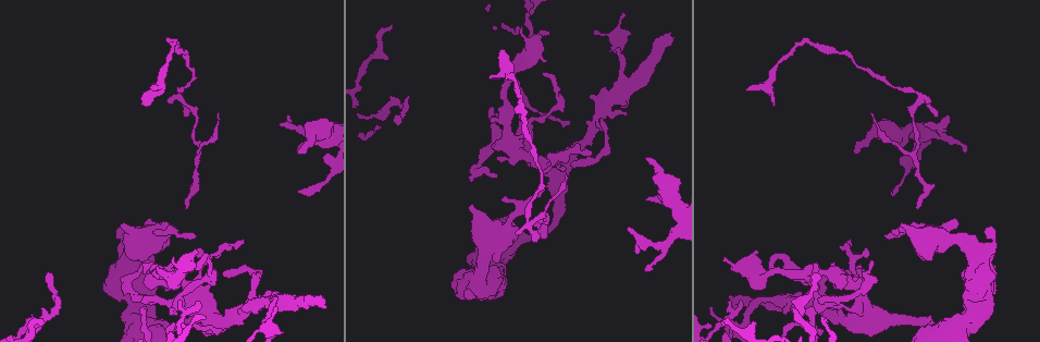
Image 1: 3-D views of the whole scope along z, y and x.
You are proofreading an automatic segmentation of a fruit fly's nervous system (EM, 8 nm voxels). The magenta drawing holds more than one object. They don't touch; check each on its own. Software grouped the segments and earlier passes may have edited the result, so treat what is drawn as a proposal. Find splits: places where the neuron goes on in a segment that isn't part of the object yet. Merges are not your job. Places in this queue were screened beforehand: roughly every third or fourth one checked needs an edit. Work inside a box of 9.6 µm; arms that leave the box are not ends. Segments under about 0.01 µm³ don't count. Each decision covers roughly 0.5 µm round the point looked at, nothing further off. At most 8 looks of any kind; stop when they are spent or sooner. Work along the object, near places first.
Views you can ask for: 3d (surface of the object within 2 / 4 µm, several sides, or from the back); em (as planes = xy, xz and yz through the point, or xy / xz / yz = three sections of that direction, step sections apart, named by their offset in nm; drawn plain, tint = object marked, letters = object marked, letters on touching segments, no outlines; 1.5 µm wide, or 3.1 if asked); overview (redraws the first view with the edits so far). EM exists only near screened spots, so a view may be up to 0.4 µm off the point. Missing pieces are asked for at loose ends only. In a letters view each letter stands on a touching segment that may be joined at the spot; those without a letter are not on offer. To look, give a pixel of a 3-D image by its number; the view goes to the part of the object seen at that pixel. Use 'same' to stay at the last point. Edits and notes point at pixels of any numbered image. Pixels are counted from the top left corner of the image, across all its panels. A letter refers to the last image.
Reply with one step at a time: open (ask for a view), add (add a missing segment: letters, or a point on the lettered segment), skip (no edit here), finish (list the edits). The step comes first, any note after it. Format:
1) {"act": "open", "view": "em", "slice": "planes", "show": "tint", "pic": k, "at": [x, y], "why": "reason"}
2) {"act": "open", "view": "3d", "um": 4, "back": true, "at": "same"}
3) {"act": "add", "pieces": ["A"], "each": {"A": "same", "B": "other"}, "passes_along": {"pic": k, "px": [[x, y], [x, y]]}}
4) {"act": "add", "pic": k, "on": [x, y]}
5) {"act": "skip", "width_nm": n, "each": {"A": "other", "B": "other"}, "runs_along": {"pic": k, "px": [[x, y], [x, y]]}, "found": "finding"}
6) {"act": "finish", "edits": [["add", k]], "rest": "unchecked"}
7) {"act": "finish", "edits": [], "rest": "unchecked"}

{"act": "open", "view": "em", "slice": "xz", "step": 8, "show": "letters", "pic": 1, "at": [755, 323], "why": "free end"}

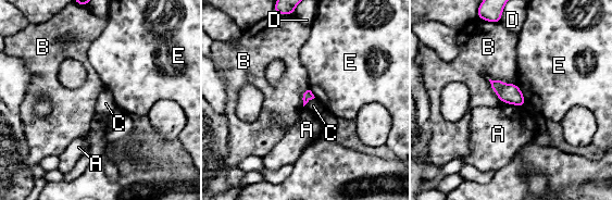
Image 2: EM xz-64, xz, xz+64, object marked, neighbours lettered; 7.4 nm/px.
{"act": "open", "view": "em", "slice": "planes", "show": "letters", "at": "same"}

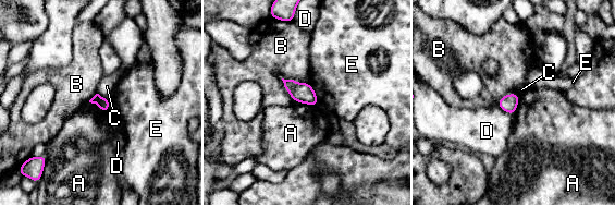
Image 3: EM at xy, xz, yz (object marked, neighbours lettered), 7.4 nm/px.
{"act": "skip", "each": {"A": "other", "B": "other", "C": "other", "D": "other", "E": "other"}, "border": {"pic": 3, "px": [[295, 101], [318, 106]]}, "found": "none of them fits"}

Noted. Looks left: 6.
{"act": "open", "view": "em", "slice": "planes", "show": "letters", "pic": 1, "at": [739, 302], "why": "thin end"}

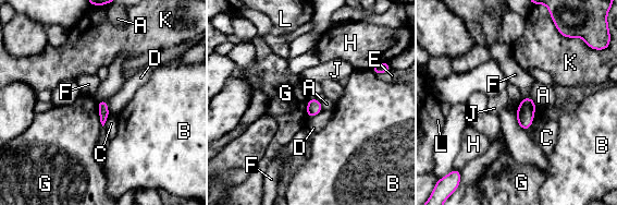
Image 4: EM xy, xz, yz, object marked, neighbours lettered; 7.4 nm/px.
{"act": "skip", "each": {"A": "other", "B": "other", "C": "other", "D": "other", "E": "other", "F": "other", "G": "other", "H": "other", "J": "other", "K": "other", "L": "other"}, "found": "no lettered segment goes on from it"}

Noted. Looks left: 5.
{"act": "open", "view": "3d", "um": 4, "pic": 1, "at": [855, 154], "why": "an open end"}

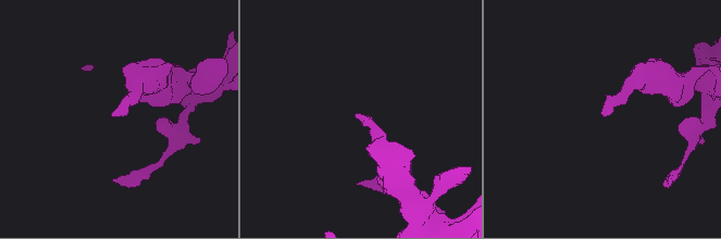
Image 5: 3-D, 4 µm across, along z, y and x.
{"act": "open", "view": "em", "slice": "yz", "step": 8, "show": "tint", "pic": 5, "at": [111, 115]}

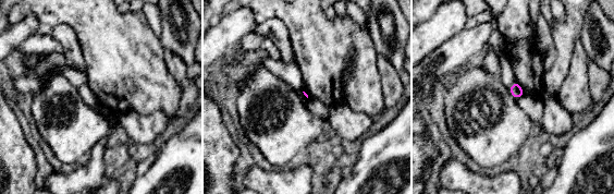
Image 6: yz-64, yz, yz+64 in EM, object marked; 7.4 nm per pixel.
{"act": "open", "view": "em", "slice": "planes", "show": "letters", "at": "same"}

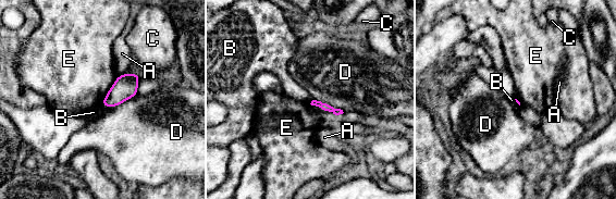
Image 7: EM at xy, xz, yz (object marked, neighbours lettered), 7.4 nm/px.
{"act": "skip", "each": {"A": "other", "B": "other", "C": "other", "D": "other", "E": "other"}, "border": {"pic": 7, "px": [[118, 76], [100, 104]]}, "found": "none of them fits"}

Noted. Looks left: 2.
{"act": "finish", "edits": [], "rest": "unchecked"}

